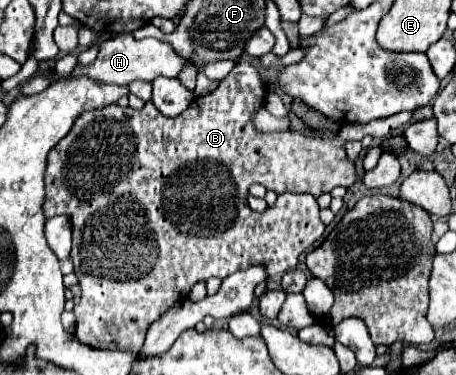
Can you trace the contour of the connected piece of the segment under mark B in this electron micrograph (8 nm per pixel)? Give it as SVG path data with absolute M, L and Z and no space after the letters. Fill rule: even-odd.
M240 61L232 73L222 79L220 87L204 97L196 97L190 107L186 111L182 111L182 115L178 117L164 117L152 101L148 101L142 109L132 109L132 107L120 107L120 105L108 105L96 111L88 111L84 115L80 115L74 123L74 127L70 129L70 133L48 153L48 167L46 167L46 175L44 175L44 183L46 183L46 197L44 197L44 215L70 215L72 219L72 263L74 263L74 273L78 275L78 283L82 287L82 295L80 295L80 303L78 307L74 307L74 315L76 315L76 331L74 335L78 337L78 341L82 341L84 345L90 347L100 347L100 349L122 349L122 351L132 351L138 353L144 345L144 337L148 327L162 315L166 313L174 303L182 301L188 297L190 289L194 283L198 281L206 281L210 277L228 277L240 269L248 269L256 263L264 263L268 269L268 275L274 277L278 273L286 273L290 269L296 267L300 253L304 253L312 243L316 243L322 233L324 233L324 223L318 217L318 203L314 197L320 197L322 193L330 193L334 187L342 185L342 187L352 187L356 183L356 167L352 161L348 161L344 145L348 141L358 141L366 135L372 137L386 137L390 131L394 131L396 127L402 127L406 123L410 123L412 113L404 111L404 113L396 113L392 117L386 119L376 119L370 121L366 125L360 123L346 123L340 127L340 131L336 133L336 137L314 137L314 135L302 135L298 131L276 131L276 133L260 133L254 129L252 125L252 111L258 109L262 105L266 97L266 87L264 81L260 77L260 73L246 61ZM252 183L262 183L266 189L272 189L274 193L284 193L280 195L278 203L268 207L262 213L254 213L248 207L248 189Z

